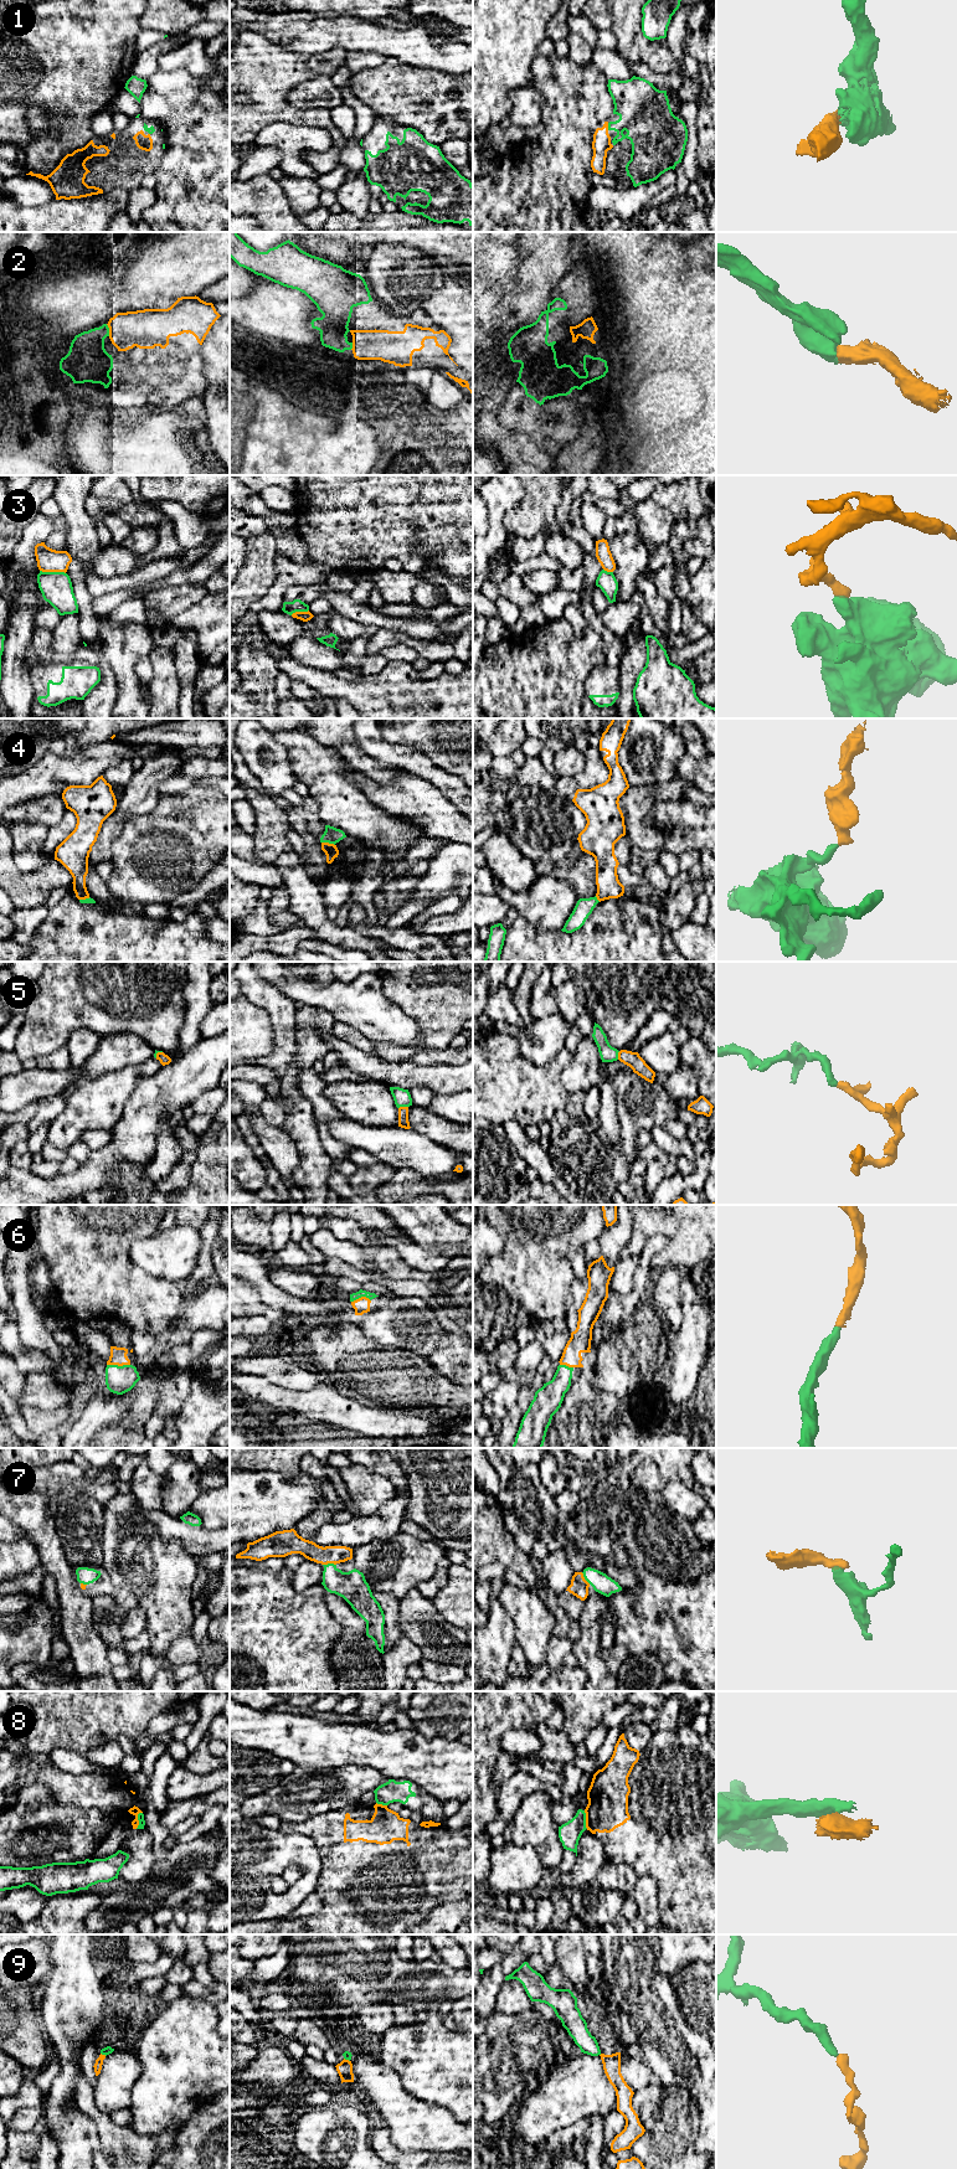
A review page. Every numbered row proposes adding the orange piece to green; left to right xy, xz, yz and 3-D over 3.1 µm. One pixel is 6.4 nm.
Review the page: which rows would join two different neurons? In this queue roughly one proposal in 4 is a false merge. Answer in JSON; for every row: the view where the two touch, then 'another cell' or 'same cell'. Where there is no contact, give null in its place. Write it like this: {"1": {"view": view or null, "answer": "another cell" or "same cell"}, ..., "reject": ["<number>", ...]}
{"1": {"view": "yz", "answer": "same cell"}, "2": {"view": "xy", "answer": "same cell"}, "3": {"view": "xy", "answer": "another cell"}, "4": {"view": "xz", "answer": "another cell"}, "5": {"view": "xz", "answer": "same cell"}, "6": {"view": "xy", "answer": "same cell"}, "7": {"view": "xz", "answer": "same cell"}, "8": {"view": "xy", "answer": "another cell"}, "9": {"view": "xz", "answer": "same cell"}, "reject": ["3", "4", "8"]}

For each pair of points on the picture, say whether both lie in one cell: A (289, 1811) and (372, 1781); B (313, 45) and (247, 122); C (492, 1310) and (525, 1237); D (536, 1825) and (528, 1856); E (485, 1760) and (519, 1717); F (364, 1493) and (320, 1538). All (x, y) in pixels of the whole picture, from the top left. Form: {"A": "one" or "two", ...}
{"A": "one", "B": "two", "C": "two", "D": "two", "E": "one", "F": "two"}

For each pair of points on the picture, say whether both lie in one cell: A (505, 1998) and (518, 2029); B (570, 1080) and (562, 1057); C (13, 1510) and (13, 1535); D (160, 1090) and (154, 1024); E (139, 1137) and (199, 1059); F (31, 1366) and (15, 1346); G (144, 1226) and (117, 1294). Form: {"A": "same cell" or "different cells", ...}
{"A": "different cells", "B": "different cells", "C": "different cells", "D": "different cells", "E": "same cell", "F": "same cell", "G": "same cell"}

